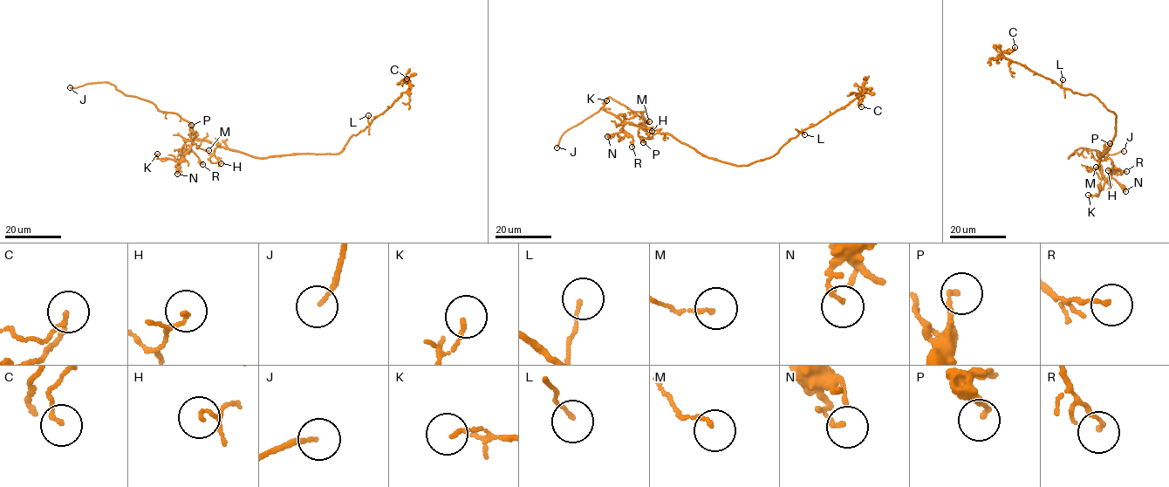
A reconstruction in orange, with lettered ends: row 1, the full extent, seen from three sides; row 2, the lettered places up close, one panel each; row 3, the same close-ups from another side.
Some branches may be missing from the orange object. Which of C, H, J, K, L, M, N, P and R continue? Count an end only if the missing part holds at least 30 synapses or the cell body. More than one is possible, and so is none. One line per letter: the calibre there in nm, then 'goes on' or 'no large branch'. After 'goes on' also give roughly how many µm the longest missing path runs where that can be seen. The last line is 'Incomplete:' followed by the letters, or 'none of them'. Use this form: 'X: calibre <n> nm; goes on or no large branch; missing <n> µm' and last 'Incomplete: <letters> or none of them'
C: calibre 130 nm; no large branch
H: calibre 80 nm; no large branch
J: calibre 130 nm; goes on; missing 8 µm
K: calibre 130 nm; no large branch
L: calibre 110 nm; no large branch
M: calibre 120 nm; no large branch
N: calibre 140 nm; no large branch
P: calibre 150 nm; no large branch
R: calibre 120 nm; no large branch
Incomplete: J

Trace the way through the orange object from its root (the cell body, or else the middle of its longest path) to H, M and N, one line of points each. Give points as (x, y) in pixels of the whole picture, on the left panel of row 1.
H: (258, 157), (217, 147), (214, 155), (221, 163)
M: (258, 157), (205, 140), (194, 140), (185, 153), (181, 151), (186, 140), (201, 148), (208, 150)
N: (258, 157), (207, 140), (194, 140), (181, 154), (177, 174)

